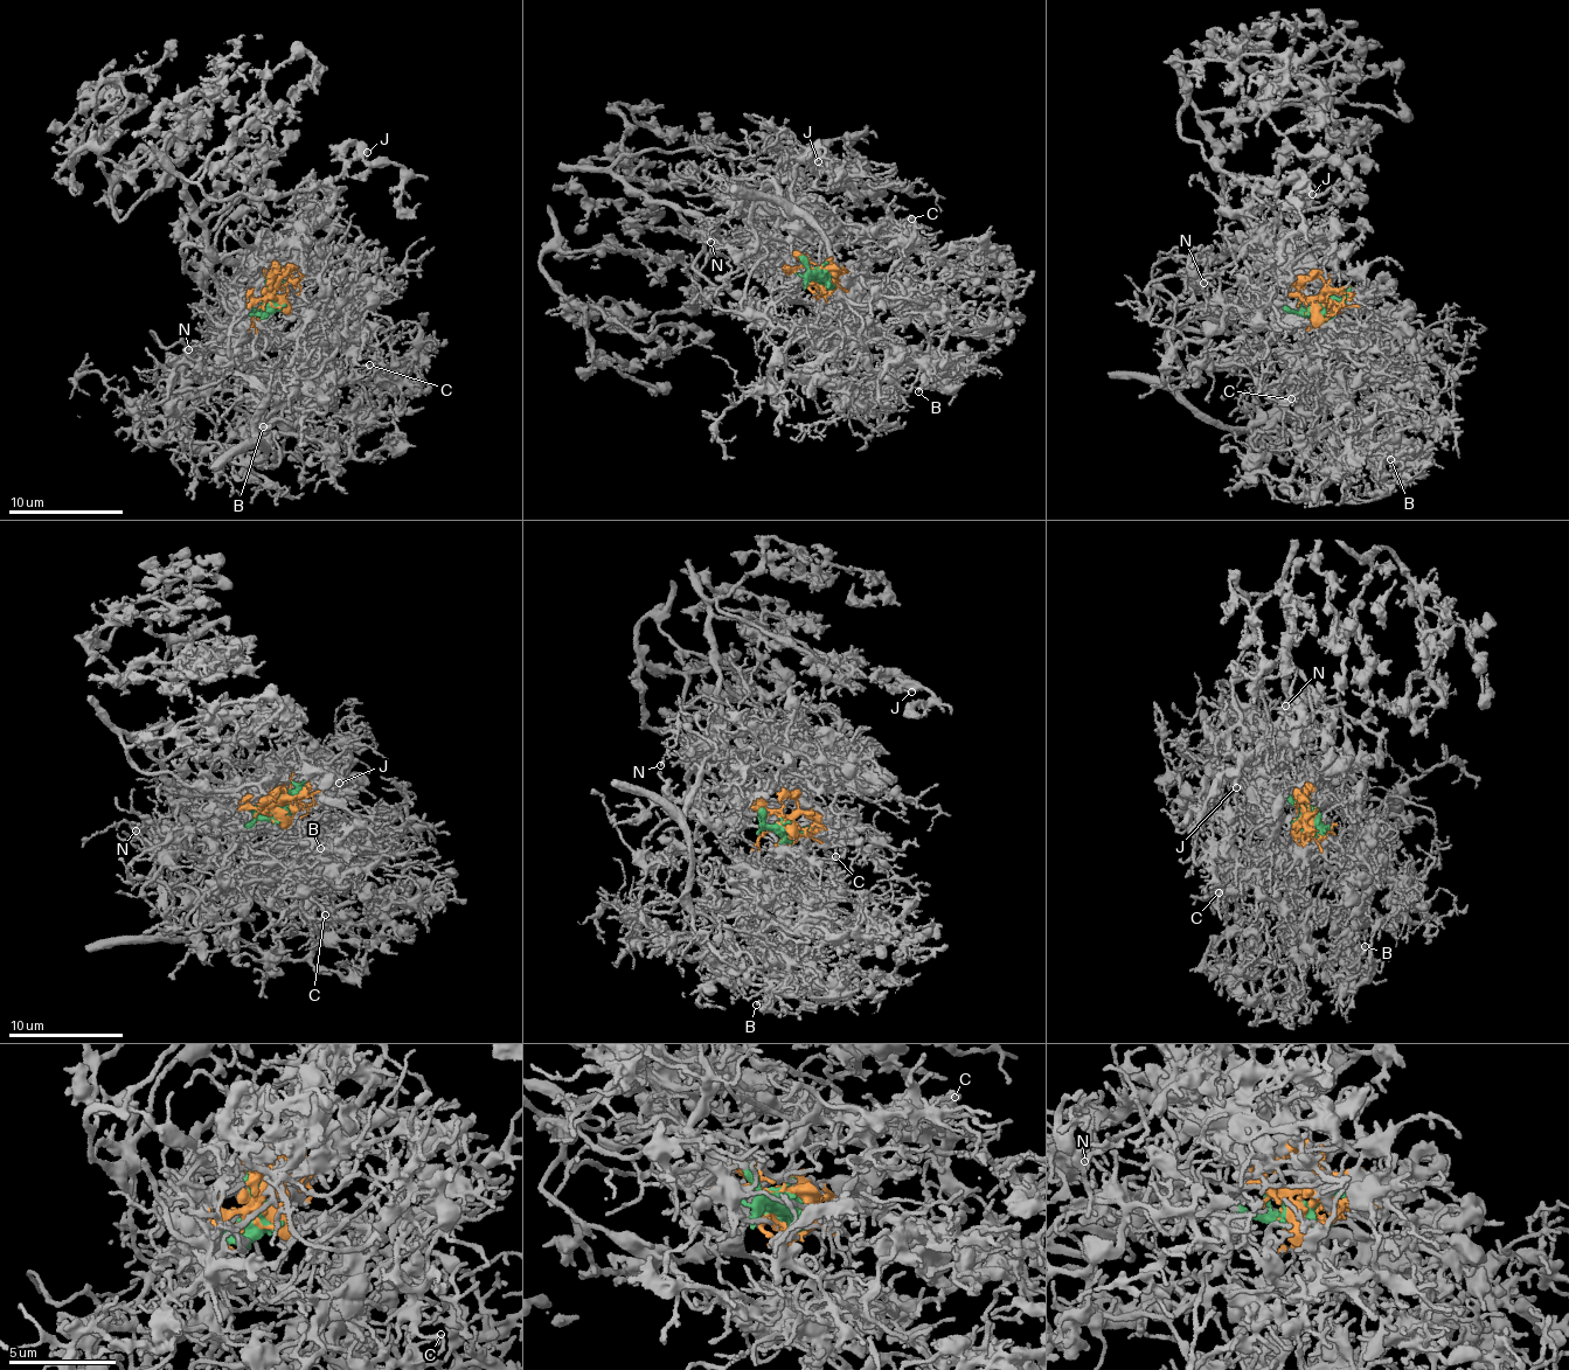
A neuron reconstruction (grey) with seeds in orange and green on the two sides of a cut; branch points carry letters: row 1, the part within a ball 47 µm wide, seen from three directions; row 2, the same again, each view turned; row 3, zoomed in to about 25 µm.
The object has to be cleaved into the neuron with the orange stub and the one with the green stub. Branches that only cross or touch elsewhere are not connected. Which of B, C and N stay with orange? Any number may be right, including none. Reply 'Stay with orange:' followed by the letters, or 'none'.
Stay with orange: B, C, N

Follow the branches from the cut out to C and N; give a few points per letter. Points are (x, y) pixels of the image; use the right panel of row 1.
C: (1321, 307), (1295, 293), (1276, 312), (1282, 322), (1269, 347), (1292, 375), (1281, 397), (1291, 400)
N: (1321, 307), (1292, 294), (1266, 307), (1247, 307), (1205, 278), (1196, 284), (1194, 277), (1203, 283)

